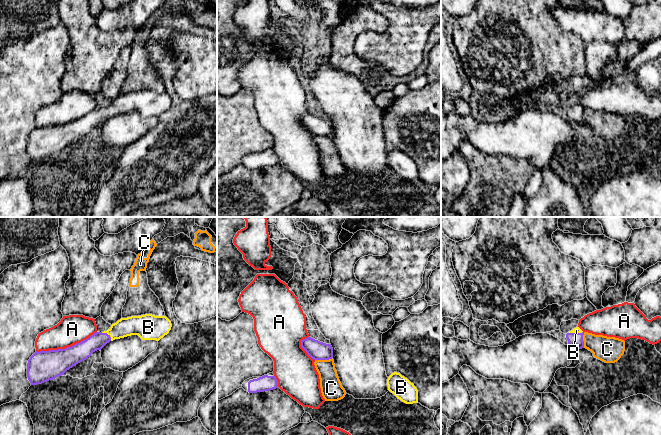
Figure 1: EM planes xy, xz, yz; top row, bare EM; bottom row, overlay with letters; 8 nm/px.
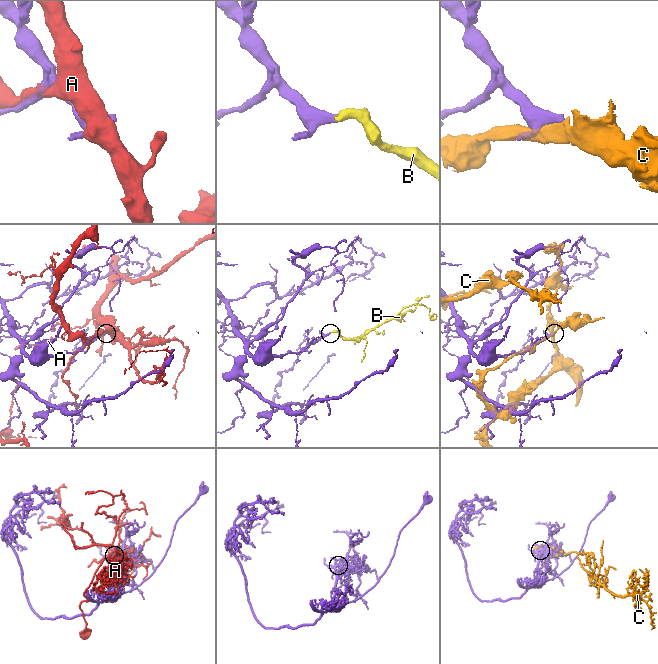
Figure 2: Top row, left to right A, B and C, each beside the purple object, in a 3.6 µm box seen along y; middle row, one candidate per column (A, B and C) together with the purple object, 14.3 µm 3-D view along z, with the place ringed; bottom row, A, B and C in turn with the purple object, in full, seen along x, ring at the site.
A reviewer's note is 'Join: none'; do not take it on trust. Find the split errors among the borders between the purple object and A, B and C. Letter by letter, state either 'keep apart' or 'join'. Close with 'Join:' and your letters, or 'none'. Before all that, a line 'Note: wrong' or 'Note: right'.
Note: wrong
A: keep apart
B: join
C: keep apart
Join: B

